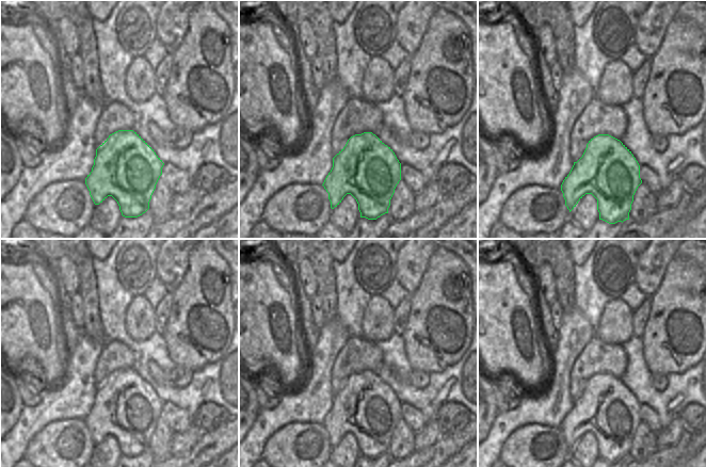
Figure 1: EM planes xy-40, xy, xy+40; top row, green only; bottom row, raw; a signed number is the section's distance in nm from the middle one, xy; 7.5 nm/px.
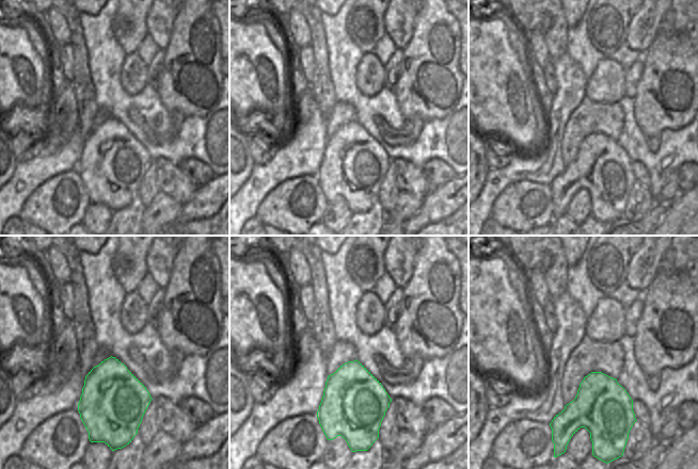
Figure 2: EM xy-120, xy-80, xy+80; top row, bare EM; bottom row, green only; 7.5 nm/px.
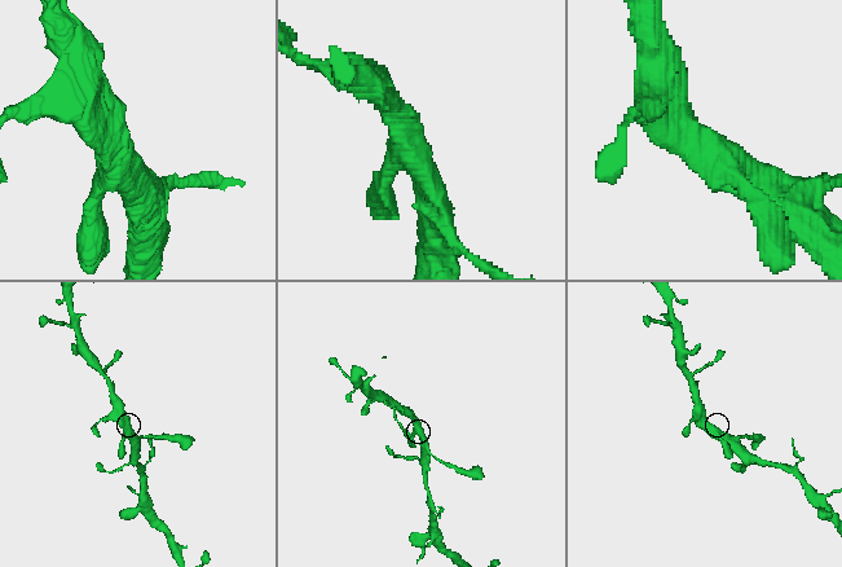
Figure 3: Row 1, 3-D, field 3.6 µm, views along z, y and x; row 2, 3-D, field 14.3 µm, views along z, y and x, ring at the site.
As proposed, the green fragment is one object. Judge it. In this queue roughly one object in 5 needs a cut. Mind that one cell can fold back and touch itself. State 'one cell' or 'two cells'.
one cell

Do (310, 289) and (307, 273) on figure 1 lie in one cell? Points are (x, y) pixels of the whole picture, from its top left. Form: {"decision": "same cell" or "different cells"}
{"decision": "same cell"}

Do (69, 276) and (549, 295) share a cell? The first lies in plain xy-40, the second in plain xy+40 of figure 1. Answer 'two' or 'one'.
one

